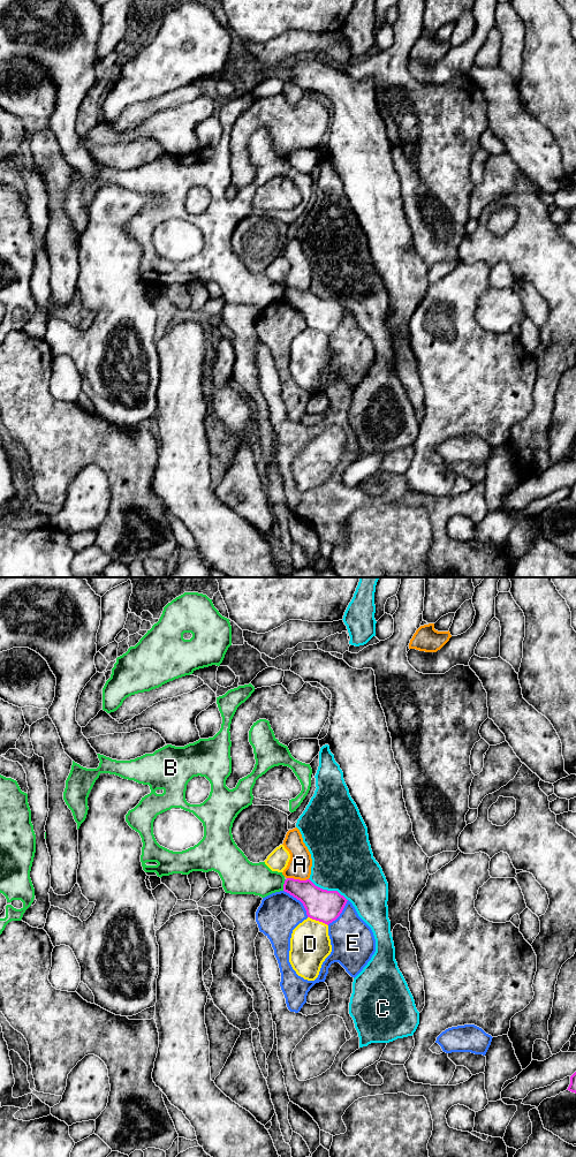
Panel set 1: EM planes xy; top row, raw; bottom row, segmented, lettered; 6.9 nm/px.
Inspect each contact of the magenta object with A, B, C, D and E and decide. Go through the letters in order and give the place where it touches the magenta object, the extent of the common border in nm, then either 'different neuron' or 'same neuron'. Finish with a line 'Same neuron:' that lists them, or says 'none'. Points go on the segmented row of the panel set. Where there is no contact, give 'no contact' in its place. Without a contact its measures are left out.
A: contact xy (297, 879); length 150 nm; different neuron
B: contact xy (283, 885); length 80 nm; different neuron
C: contact xy (328, 891); length 320 nm; different neuron
D: contact xy (318, 920); length 160 nm; different neuron
E: contact xy (300, 900); length 260 nm; different neuron
Same neuron: none

